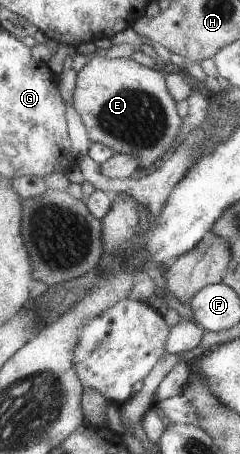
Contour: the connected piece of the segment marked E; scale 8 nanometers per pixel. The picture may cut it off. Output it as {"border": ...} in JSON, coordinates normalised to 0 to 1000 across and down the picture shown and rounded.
{"border":[[[404,115],[383,134],[333,152],[308,200],[308,231],[367,282],[375,306],[446,319],[483,337],[583,350],[588,372],[658,359],[725,319],[767,271],[767,260],[742,253],[742,231],[717,214],[692,159],[696,150],[608,148],[542,126],[454,130],[429,115]]]}

